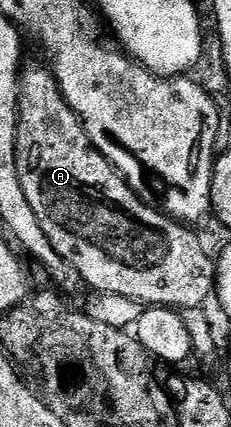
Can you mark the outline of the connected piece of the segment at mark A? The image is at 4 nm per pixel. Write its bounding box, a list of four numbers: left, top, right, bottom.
[17,67,215,310]

